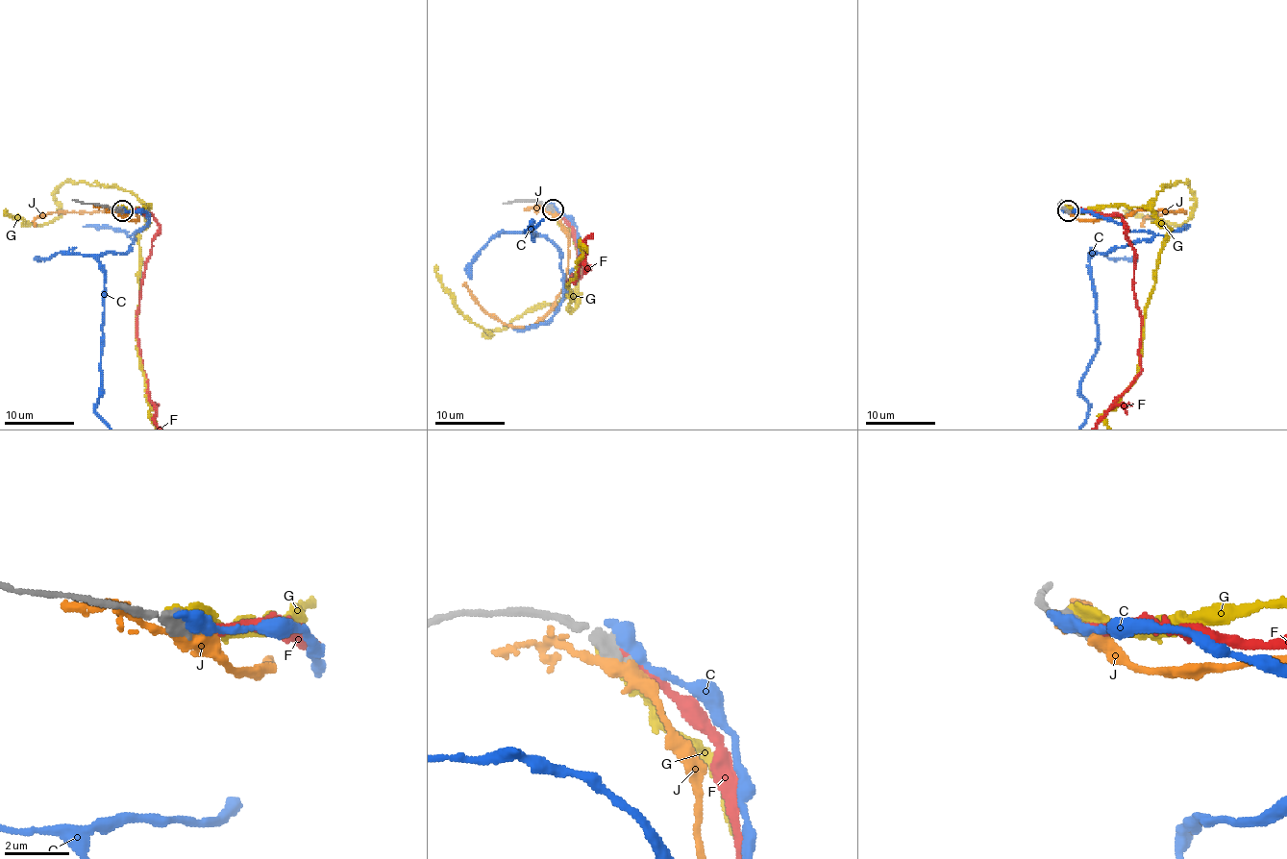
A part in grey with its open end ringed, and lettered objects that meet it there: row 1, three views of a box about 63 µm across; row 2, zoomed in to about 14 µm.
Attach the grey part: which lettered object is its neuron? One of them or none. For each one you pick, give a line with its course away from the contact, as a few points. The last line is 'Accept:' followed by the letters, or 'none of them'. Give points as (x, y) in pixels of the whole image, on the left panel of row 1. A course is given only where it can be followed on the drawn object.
Accept: F

